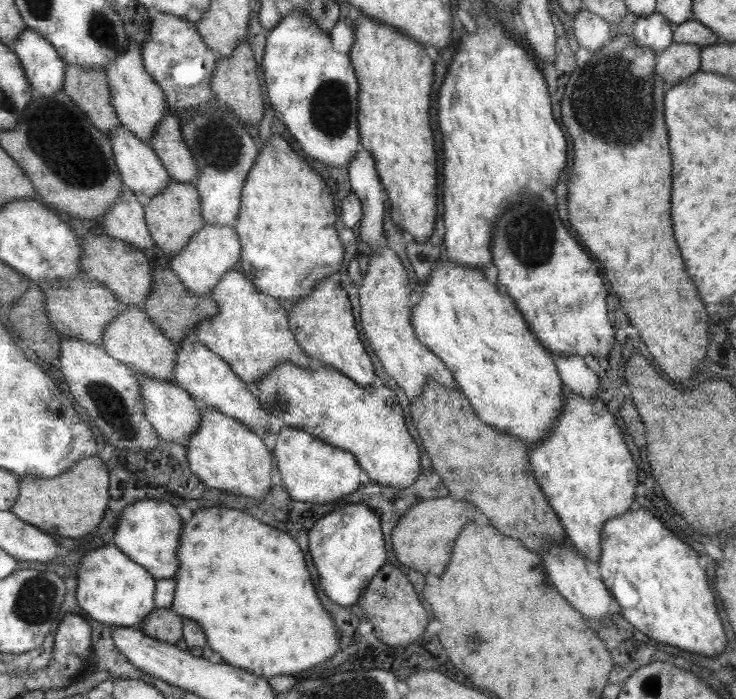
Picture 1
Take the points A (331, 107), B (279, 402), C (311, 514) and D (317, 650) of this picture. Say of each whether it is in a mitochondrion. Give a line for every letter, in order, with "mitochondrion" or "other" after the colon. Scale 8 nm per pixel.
A: mitochondrion
B: mitochondrion
C: other
D: other

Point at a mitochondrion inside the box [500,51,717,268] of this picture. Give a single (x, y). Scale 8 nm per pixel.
(609, 129)

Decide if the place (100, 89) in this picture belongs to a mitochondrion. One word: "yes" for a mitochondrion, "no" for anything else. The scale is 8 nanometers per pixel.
no

